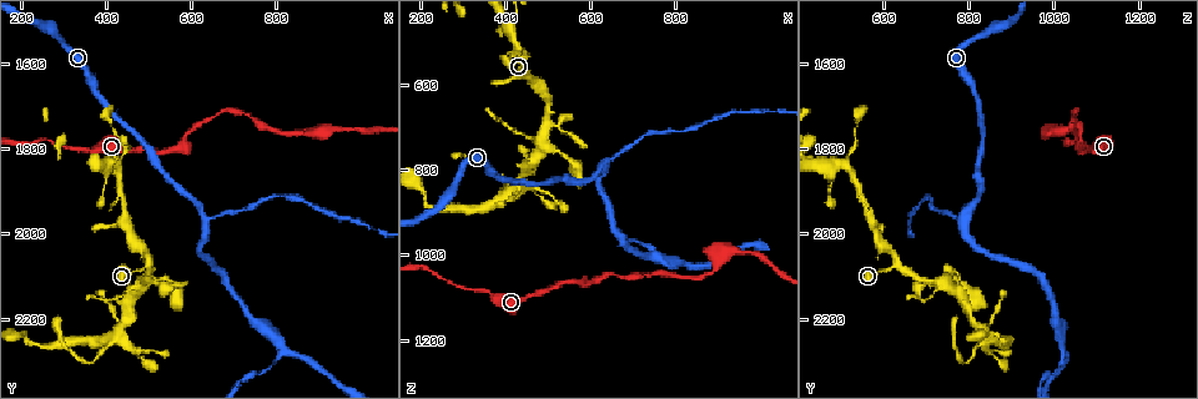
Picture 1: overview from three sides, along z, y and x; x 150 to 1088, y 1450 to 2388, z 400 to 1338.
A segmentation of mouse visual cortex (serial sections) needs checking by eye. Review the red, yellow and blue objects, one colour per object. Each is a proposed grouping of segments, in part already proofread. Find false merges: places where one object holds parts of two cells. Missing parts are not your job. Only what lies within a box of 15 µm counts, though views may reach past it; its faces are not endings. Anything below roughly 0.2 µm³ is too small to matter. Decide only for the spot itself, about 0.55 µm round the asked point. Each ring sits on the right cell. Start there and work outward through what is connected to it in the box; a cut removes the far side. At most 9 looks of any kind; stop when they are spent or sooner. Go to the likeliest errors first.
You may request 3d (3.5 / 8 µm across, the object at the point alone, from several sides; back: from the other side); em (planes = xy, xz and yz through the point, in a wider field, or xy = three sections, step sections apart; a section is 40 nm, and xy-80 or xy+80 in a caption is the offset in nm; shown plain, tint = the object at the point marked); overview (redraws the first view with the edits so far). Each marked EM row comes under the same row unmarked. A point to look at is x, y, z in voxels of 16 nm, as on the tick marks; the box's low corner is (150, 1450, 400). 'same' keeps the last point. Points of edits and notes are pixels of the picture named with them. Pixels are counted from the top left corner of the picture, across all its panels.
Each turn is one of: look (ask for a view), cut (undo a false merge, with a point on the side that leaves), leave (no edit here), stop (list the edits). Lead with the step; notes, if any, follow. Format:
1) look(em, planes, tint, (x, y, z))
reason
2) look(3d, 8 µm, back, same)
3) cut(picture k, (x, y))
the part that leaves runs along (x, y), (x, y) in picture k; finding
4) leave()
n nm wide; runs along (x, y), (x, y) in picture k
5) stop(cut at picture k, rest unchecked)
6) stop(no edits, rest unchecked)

look(3d, 3.5 µm, back, (350, 1805, 1085))

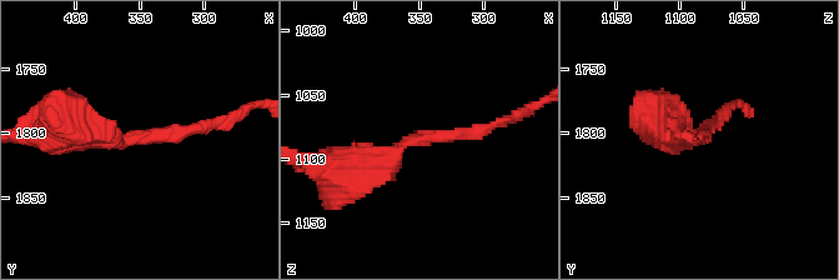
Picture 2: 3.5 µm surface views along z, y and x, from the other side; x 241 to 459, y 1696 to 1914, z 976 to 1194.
look(em, planes, tint, (358, 1804, 1088))
arms of 150, 450 nm; shape alone is not enough

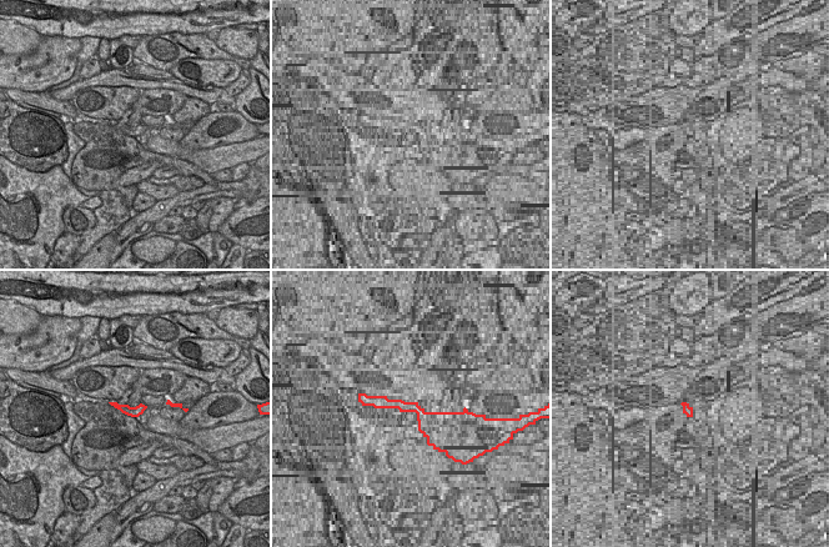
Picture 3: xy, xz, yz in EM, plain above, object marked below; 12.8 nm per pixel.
leave()
runs along (340, 173), (408, 141), (492, 125) in picture 2; continuous, no second cell

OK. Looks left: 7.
look(3d, 3.5 µm, (635, 1965, 790))
three-way junction

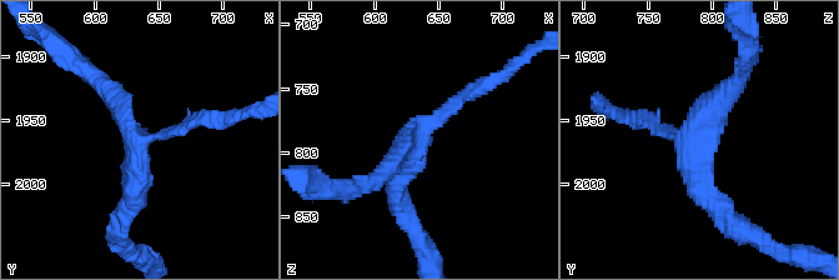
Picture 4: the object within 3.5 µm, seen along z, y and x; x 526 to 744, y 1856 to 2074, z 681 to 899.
look(em, xy, step 5, tint, (630, 1966, 790))
3 arms; arms of 150, 250, 300 nm; shape alone is not enough

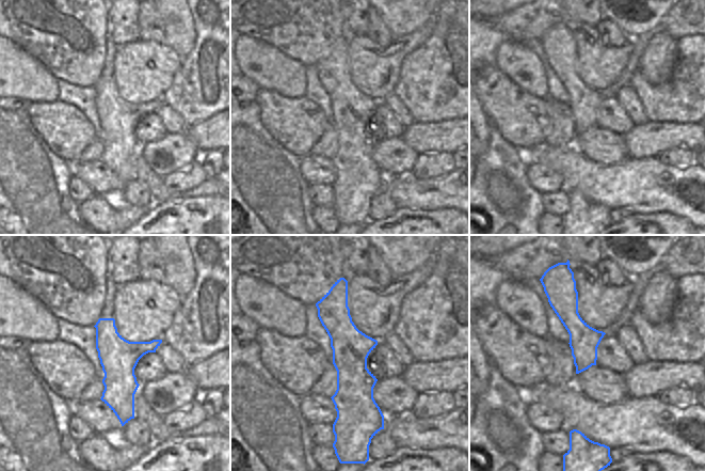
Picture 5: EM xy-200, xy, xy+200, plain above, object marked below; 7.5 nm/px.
look(em, planes, tint, same)

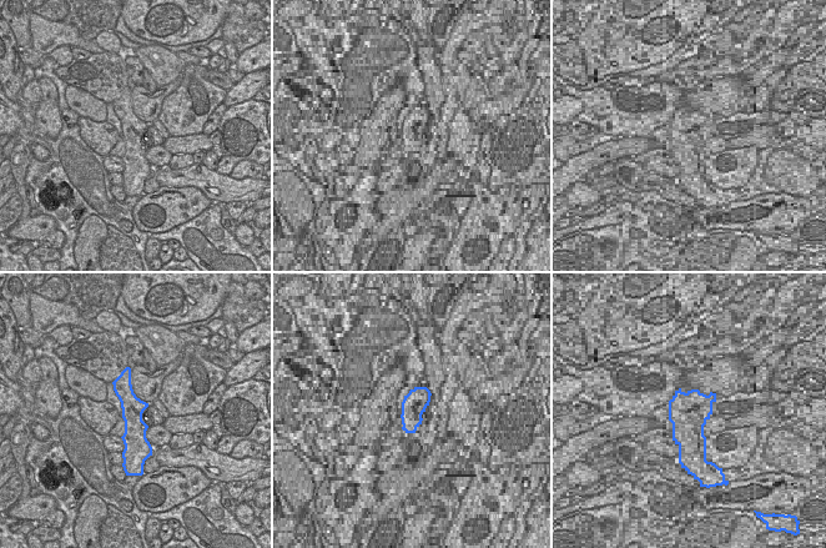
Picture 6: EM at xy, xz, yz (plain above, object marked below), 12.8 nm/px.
leave()
runs along (100, 81), (135, 139), (124, 215) in picture 4; continuous, no second cell

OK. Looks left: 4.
look(3d, 8 µm, (815, 2270, 1025))
two arms in line, one across

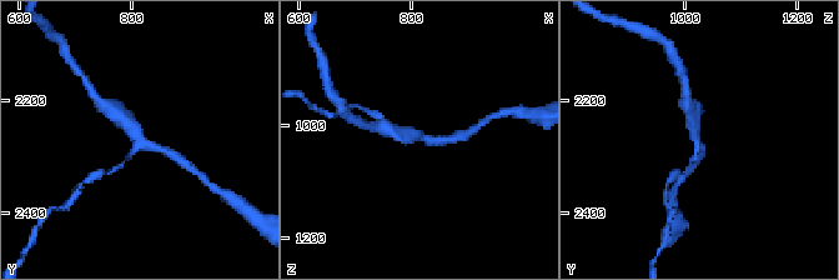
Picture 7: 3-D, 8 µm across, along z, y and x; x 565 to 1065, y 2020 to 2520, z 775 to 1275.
look(3d, 3.5 µm, (820, 2270, 1025))
zoom in

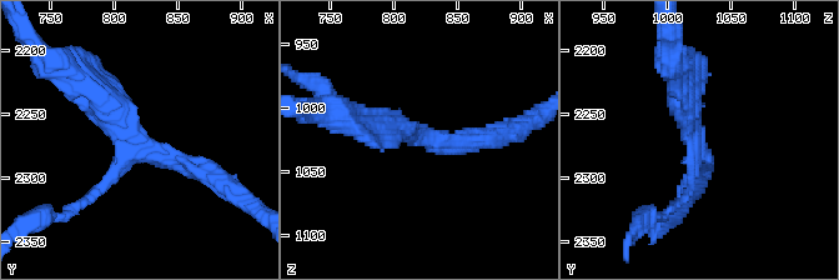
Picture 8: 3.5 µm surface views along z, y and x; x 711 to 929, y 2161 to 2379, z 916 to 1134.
leave()
runs along (79, 75), (147, 148), (205, 171) in picture 8; all the same cell

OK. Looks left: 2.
look(3d, 3.5 µm, (500, 2075, 635))
thick turns thin

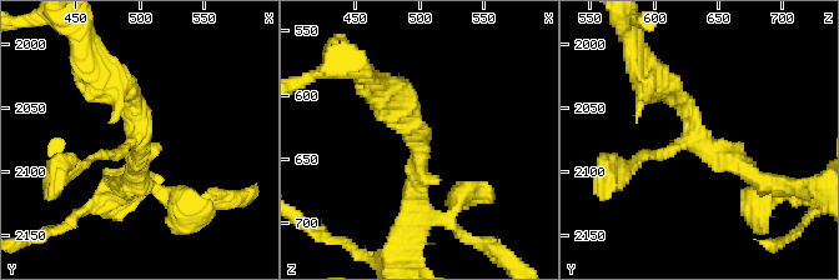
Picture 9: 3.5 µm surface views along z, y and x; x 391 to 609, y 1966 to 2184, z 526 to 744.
leave()
runs along (365, 74), (418, 138), (415, 201) in picture 9; all the same cell

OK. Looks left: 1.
stop(no edits, rest unchecked)

